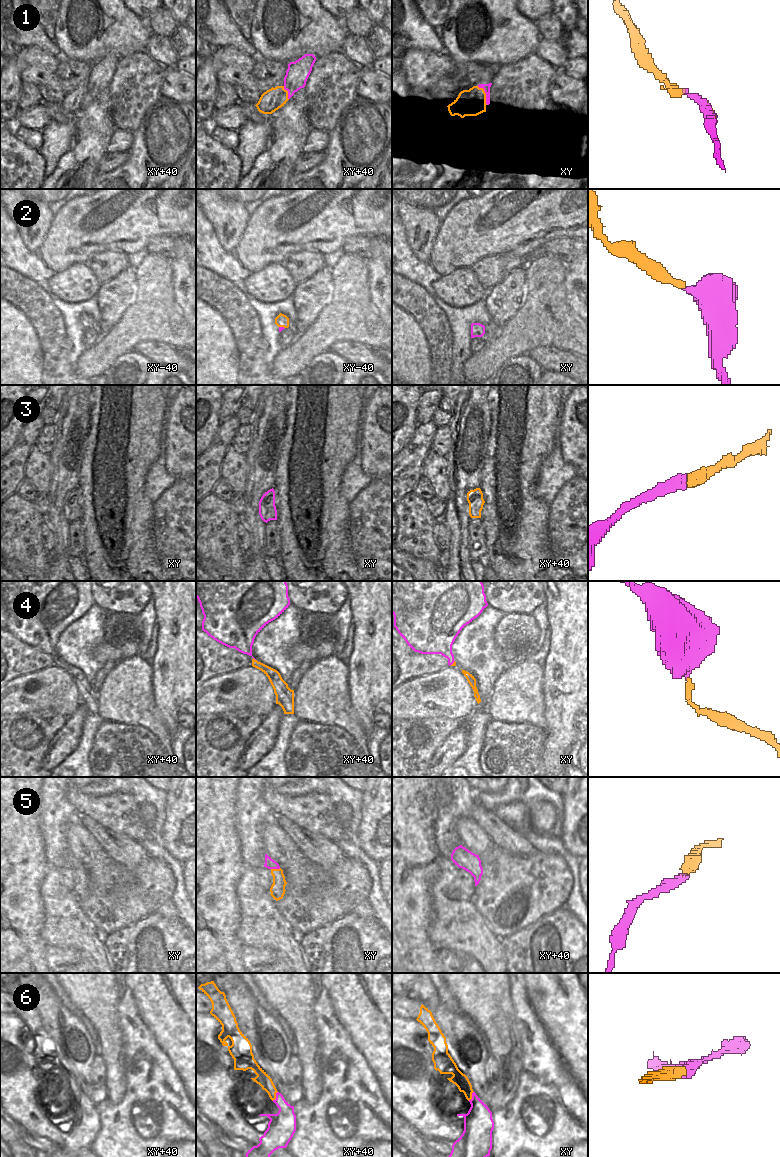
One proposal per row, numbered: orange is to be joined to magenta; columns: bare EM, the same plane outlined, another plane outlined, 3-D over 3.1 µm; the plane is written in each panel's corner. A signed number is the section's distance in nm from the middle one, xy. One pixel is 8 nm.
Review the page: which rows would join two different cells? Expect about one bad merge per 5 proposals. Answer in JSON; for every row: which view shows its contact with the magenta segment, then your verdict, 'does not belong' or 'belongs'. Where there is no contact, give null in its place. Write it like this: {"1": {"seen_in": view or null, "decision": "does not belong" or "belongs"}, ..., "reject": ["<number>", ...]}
{"1": {"seen_in": "xy", "decision": "belongs"}, "2": {"seen_in": "xy-40", "decision": "belongs"}, "3": {"seen_in": null, "decision": "belongs"}, "4": {"seen_in": "xy+40", "decision": "belongs"}, "5": {"seen_in": "xy", "decision": "belongs"}, "6": {"seen_in": "xy+40", "decision": "belongs"}, "reject": []}

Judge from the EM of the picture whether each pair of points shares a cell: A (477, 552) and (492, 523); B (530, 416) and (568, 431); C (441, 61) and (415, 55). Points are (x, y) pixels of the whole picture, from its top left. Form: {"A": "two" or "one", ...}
{"A": "two", "B": "two", "C": "one"}

